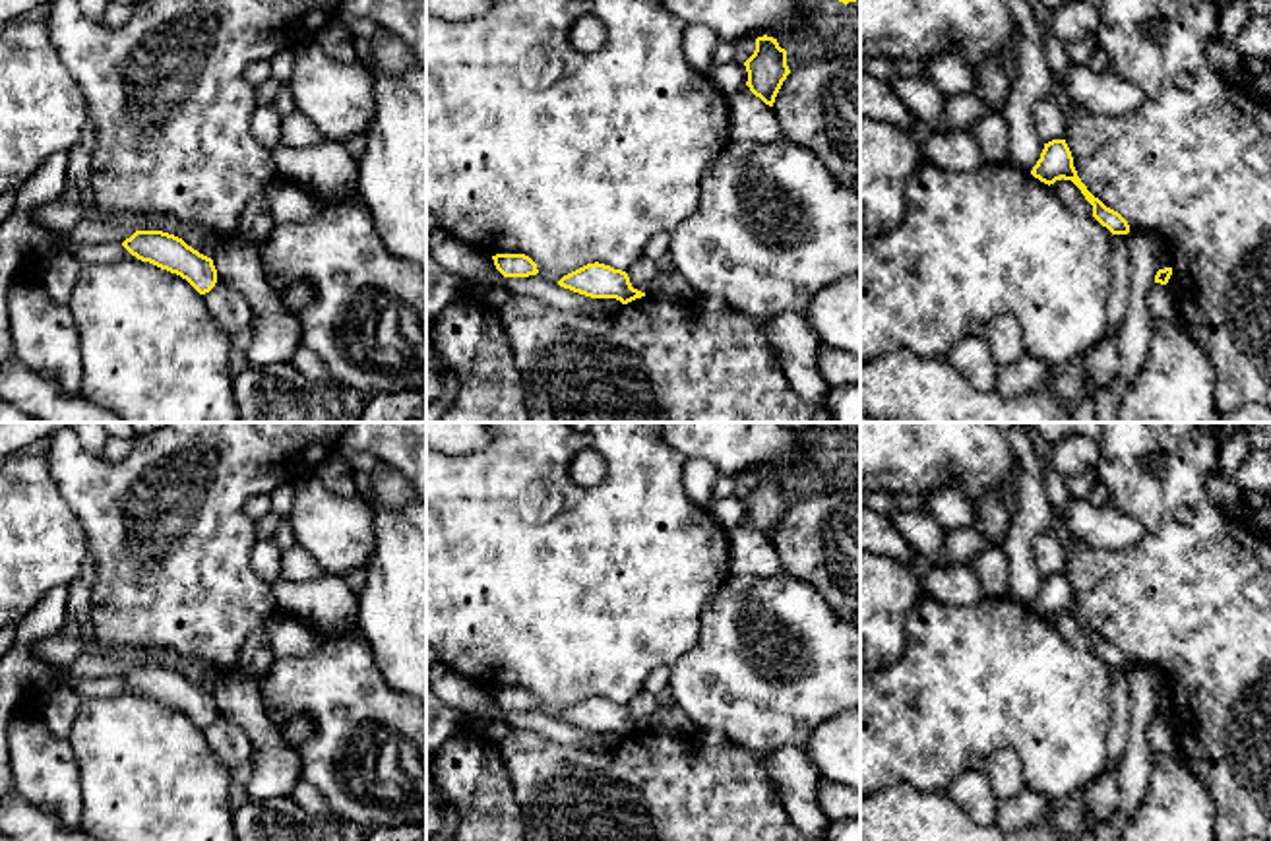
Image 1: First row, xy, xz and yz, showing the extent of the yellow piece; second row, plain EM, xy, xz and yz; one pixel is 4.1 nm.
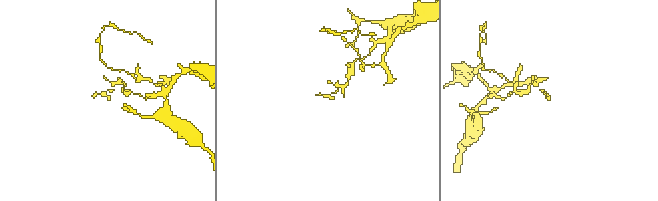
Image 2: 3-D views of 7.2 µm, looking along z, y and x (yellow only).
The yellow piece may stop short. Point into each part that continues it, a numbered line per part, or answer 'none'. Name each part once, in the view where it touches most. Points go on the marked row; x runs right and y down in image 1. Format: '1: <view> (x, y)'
none

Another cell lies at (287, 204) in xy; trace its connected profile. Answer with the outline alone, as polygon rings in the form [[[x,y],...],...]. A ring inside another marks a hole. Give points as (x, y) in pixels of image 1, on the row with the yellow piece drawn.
[[[293,182],[269,184],[265,192],[269,217],[275,225],[302,223],[316,217],[322,209],[322,202]]]

